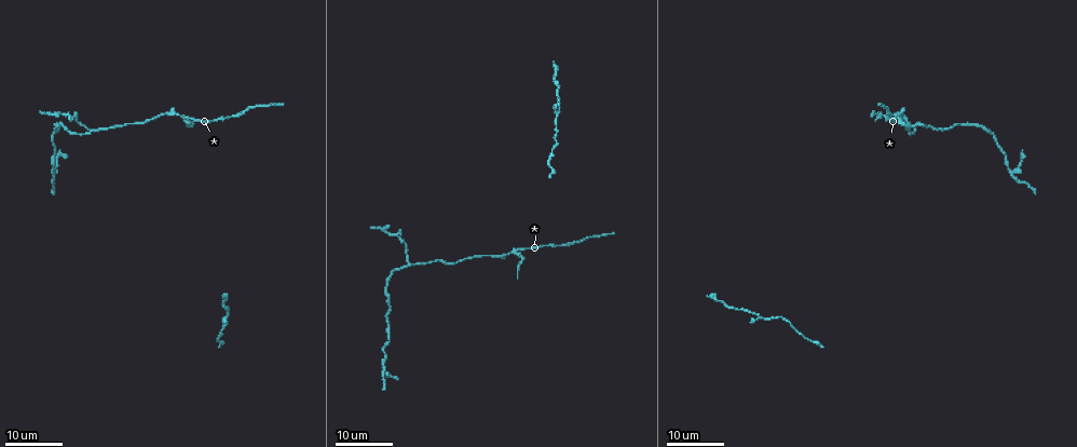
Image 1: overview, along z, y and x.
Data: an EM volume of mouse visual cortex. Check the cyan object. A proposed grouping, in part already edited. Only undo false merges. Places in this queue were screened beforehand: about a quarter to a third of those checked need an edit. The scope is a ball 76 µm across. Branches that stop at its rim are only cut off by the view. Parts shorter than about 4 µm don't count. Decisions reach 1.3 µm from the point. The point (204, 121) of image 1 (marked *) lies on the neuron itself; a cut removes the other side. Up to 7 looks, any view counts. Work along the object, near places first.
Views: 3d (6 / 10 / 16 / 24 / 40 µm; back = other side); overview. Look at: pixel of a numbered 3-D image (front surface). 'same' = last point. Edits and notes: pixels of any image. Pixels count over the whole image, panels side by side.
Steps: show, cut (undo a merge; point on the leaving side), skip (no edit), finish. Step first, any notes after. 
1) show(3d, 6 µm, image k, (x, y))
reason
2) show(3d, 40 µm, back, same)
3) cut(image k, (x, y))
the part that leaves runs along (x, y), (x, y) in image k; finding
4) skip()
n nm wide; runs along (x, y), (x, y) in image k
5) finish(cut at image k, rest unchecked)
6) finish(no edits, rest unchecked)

show(3d, 24 µm, image 1, (513, 251))
three arms meet

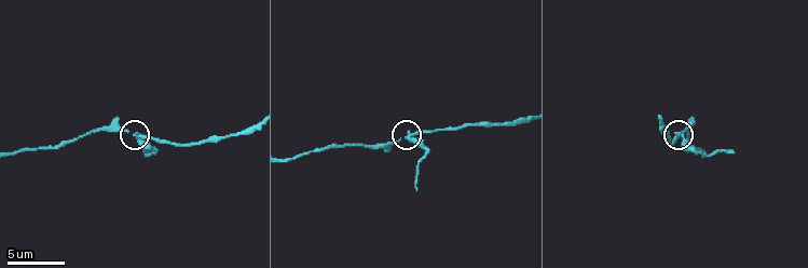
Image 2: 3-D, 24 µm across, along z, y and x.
show(3d, 10 µm, image 2, (682, 133))
closer look

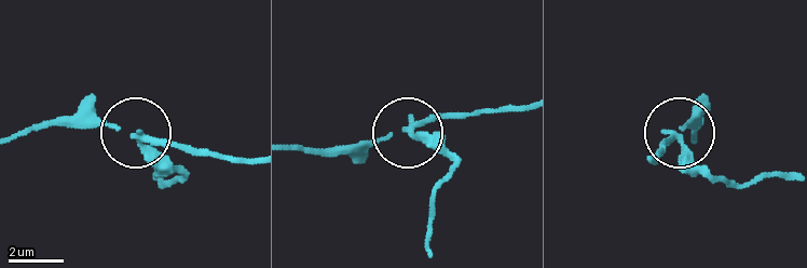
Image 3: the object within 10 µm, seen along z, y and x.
cut(image 3, (440, 132))
side arm 6 µm; the part that leaves runs along (414, 129), (449, 169), (428, 224), (428, 244) in image 3; two neurons meet here

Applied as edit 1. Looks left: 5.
show(3d, 16 µm, image 2, (487, 123))

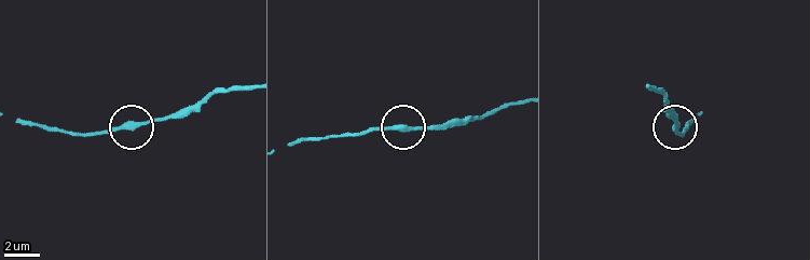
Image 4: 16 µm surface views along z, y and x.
skip()
290 nm wide; one neuron here

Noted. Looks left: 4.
show(3d, 24 µm, image 1, (420, 262))
three arms meet

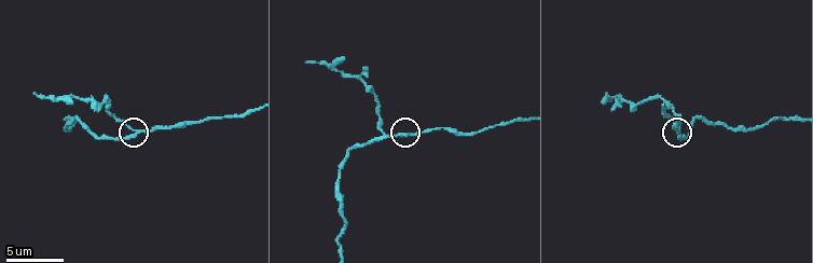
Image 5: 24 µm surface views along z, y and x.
show(3d, 6 µm, image 5, (406, 134))

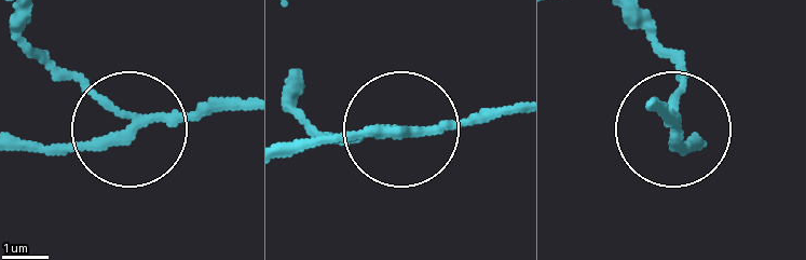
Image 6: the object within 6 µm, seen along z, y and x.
cut(image 6, (58, 73))
3 arms; the part that leaves runs along (115, 111), (38, 54), (27, 18) in image 6; a second neuron is stuck on

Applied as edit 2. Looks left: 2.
finish(cut at image 3, cut at image 6, rest unchecked)

